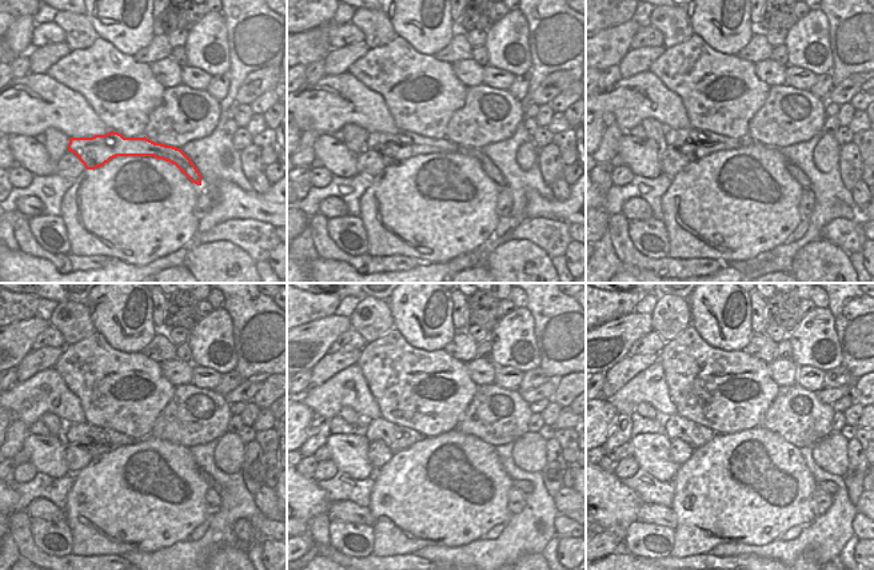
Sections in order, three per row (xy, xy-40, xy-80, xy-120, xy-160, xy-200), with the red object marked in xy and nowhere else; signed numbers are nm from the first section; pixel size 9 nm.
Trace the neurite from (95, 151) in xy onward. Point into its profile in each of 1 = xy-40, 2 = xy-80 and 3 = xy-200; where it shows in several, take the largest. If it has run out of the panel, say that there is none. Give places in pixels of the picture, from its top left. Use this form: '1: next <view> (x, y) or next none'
1: next xy-40 (396, 147)
2: next xy-80 (694, 143)
3: next xy-200 (675, 426)

